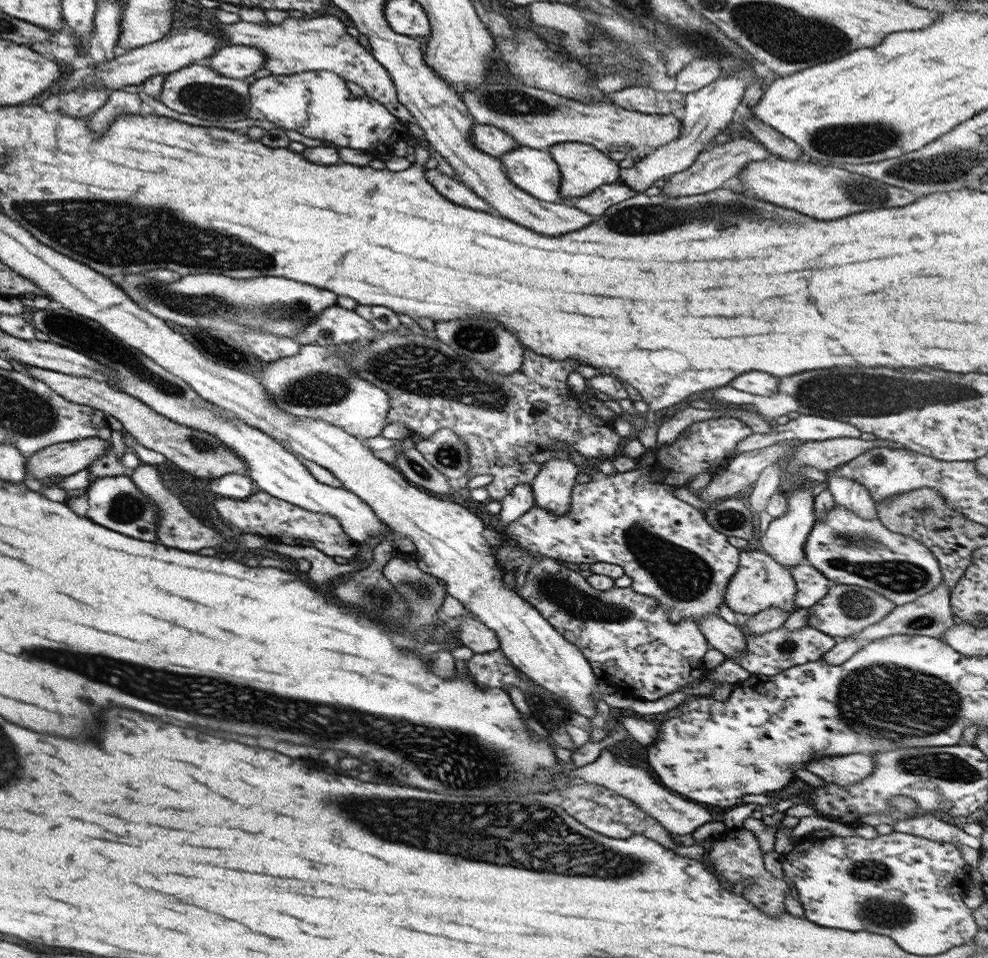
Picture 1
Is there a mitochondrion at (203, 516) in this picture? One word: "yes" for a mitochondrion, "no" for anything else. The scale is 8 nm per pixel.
no

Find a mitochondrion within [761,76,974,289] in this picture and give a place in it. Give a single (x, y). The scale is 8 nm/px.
(832, 140)

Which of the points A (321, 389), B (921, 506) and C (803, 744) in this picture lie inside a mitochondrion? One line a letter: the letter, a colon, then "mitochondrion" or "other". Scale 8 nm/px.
A: mitochondrion
B: mitochondrion
C: other

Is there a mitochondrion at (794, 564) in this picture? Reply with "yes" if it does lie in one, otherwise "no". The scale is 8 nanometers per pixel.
no

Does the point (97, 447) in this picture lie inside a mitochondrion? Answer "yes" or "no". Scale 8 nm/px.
no

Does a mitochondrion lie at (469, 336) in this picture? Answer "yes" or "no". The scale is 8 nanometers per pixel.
yes

